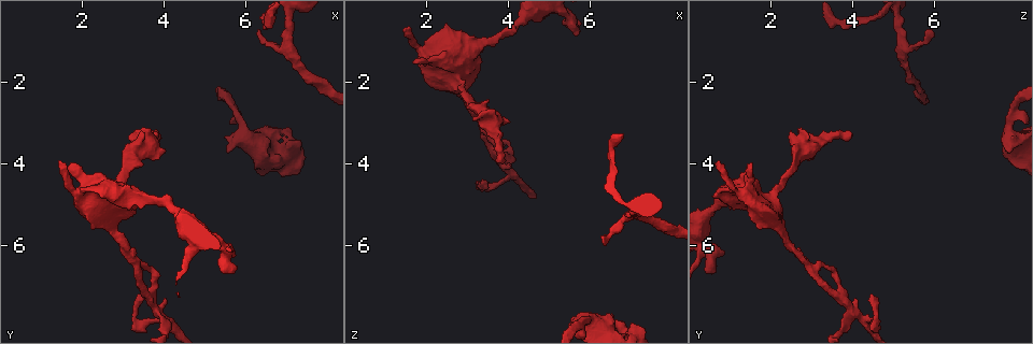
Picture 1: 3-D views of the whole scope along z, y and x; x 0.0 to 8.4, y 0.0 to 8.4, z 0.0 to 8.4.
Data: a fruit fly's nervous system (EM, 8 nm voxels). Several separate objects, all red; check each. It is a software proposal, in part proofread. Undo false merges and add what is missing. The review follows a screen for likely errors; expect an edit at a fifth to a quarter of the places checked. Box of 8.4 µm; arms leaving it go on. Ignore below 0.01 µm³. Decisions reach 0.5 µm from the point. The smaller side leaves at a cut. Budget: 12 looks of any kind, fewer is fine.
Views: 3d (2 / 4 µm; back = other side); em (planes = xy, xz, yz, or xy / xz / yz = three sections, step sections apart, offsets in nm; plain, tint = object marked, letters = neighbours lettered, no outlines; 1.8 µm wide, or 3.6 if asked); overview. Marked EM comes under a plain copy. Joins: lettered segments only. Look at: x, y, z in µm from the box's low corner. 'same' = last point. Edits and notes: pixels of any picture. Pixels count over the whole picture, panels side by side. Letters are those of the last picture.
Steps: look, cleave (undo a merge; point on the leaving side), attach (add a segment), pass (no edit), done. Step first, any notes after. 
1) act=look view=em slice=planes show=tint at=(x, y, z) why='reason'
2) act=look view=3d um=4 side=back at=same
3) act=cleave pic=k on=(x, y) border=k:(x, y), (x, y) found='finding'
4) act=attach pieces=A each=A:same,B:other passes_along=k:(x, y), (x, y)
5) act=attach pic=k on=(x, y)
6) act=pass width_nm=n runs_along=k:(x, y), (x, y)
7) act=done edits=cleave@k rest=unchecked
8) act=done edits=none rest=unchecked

act=look view=3d um=2 at=(2.65, 4.85, 1.65) why='abrupt turn'

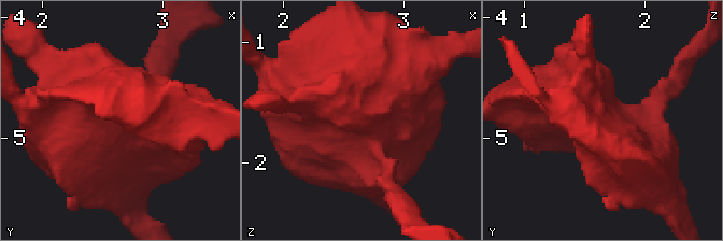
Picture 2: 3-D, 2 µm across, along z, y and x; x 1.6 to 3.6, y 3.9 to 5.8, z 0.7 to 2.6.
act=look view=em slice=planes show=letters at=same why='shape alone is not enough'

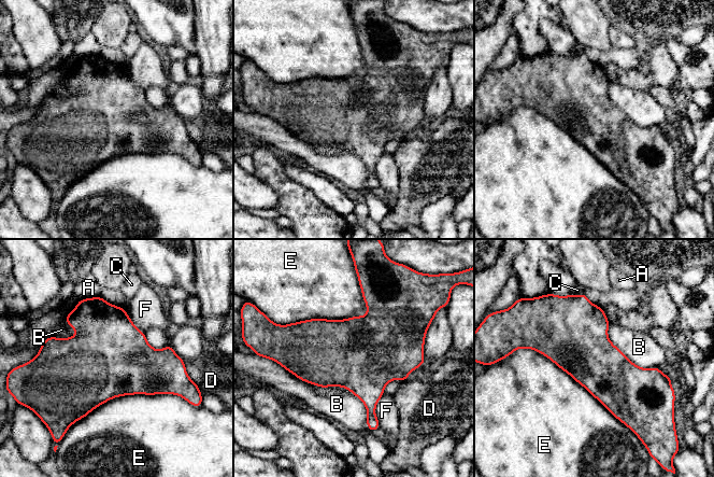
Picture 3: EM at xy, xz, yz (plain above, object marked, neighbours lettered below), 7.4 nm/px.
act=pass width_nm=440 each=A:other,B:other,C:other,D:other,E:other,F:other border=3:(280, 364), (350, 390), (372, 432) found='continuous, no second neuron'

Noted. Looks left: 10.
act=look view=3d um=2 at=(1.45, 3.90, 0.70) why='thin end'

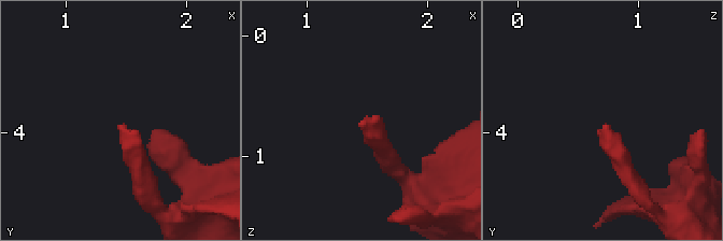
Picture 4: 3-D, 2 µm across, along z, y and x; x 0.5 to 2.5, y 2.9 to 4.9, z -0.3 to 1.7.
act=look view=em slice=xy step=8 show=tint at=(1.42, 3.98, 0.74) why='shape alone is not enough'

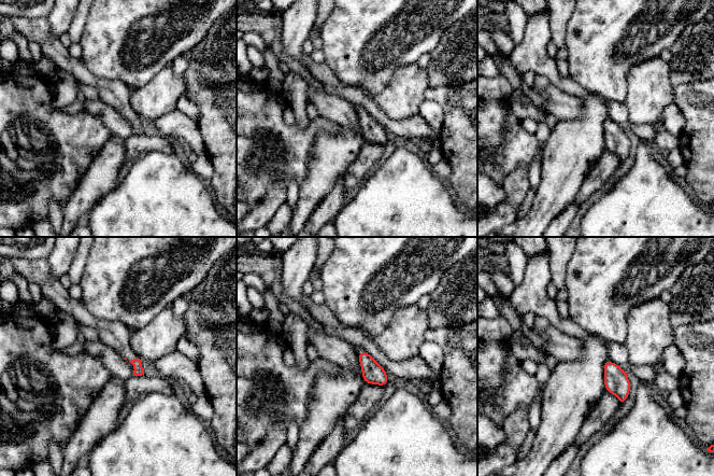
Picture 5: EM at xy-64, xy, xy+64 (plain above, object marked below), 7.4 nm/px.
act=look view=em slice=planes show=letters at=same

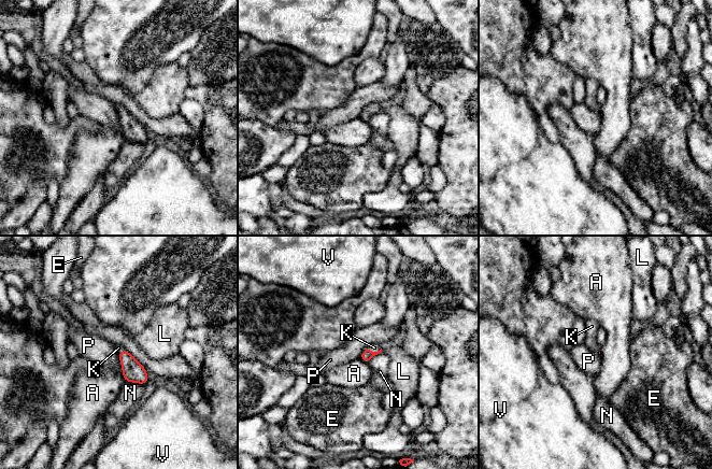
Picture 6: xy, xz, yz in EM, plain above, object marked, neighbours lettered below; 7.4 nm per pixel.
act=attach pieces=K each=A:other,E:other,K:same,L:other,N:other,P:other,V:other passes_along=6:(367, 355), (374, 352), (374, 347) found='it goes on there'

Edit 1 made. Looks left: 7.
act=look view=overview

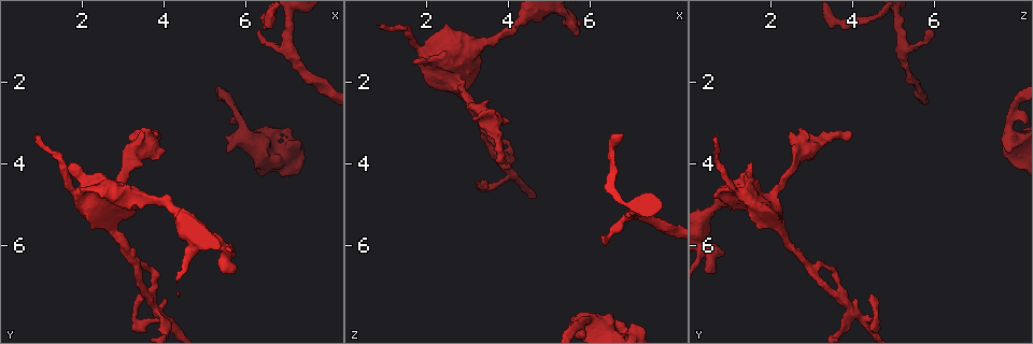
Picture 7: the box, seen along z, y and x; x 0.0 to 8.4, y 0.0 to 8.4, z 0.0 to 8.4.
act=look view=em slice=xy step=8 show=tint at=(3.90, 3.40, 4.00)

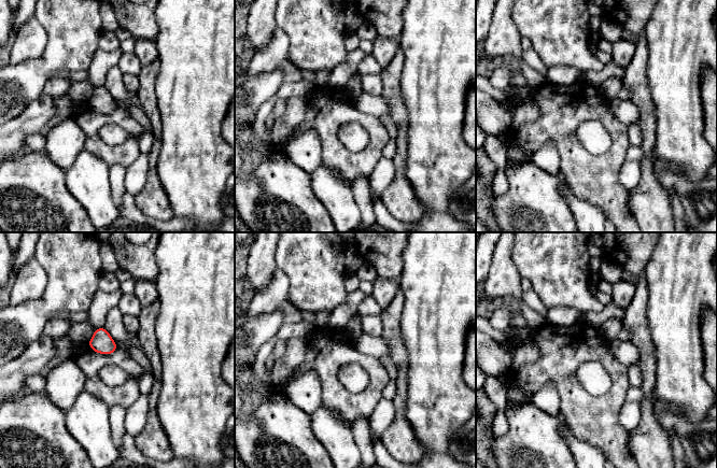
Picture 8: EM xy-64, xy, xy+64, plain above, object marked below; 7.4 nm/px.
act=look view=em slice=planes show=letters at=same

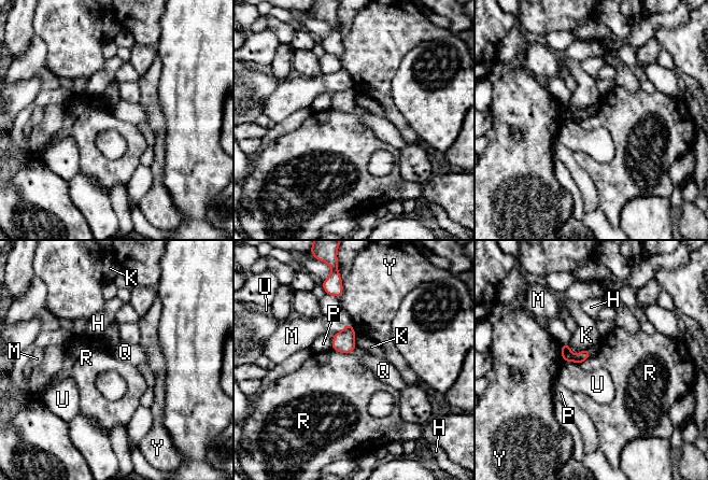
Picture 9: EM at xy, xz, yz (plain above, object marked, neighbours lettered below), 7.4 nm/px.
act=pass each=H:other,K:other,M:other,P:other,Q:other,R:other,U:other,Y:other border=9:(356, 346), (349, 353), (331, 348) found='no lettered segment goes on from it'

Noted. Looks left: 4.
act=look view=3d um=4 side=back at=(3.70, 6.50, 3.55) why='tapers out'

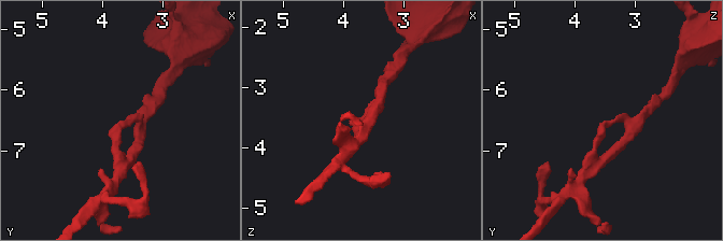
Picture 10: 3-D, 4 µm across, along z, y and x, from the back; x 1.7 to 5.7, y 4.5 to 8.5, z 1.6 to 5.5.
act=look view=em um=3.6 slice=planes show=letters at=(3.70, 6.50, 3.55)

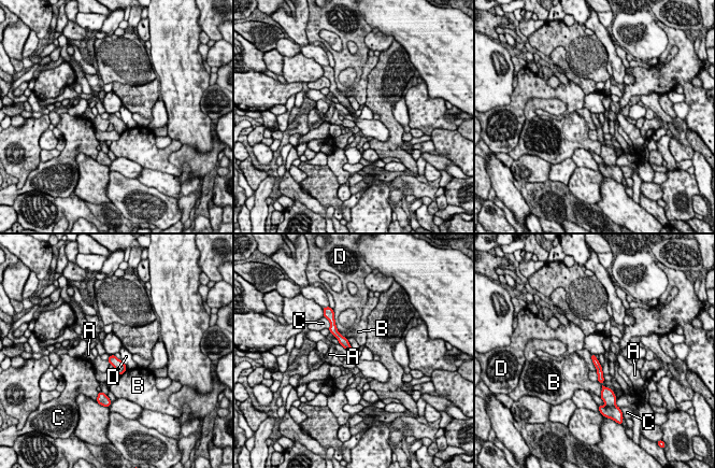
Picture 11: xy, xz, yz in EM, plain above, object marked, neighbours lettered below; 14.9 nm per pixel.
act=pass width_nm=90 each=A:other,B:other,C:other,D:other border=11:(119, 359), (127, 368) found='no lettered segment goes on from it'

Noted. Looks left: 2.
act=look view=em slice=planes show=letters at=(5.70, 6.55, 0.55) why='an open end'

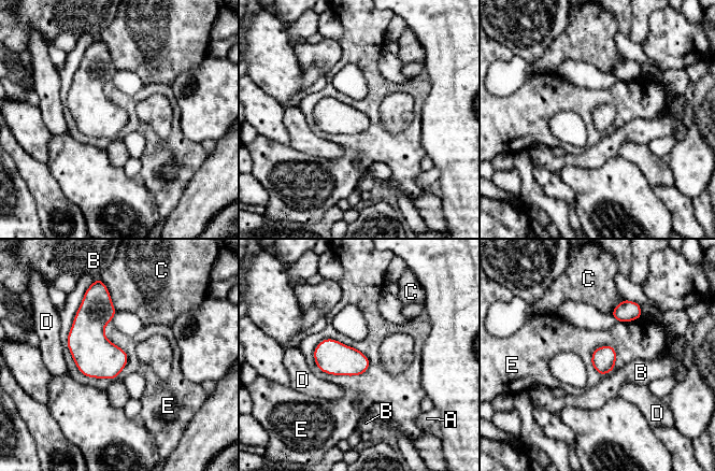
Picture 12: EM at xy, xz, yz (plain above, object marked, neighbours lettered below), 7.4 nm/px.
act=pass each=A:other,B:other,C:other,D:other,E:other border=12:(84, 293), (113, 380) found='no lettered segment goes on from it'

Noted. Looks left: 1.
act=done edits=attach@6 rest=unchecked

